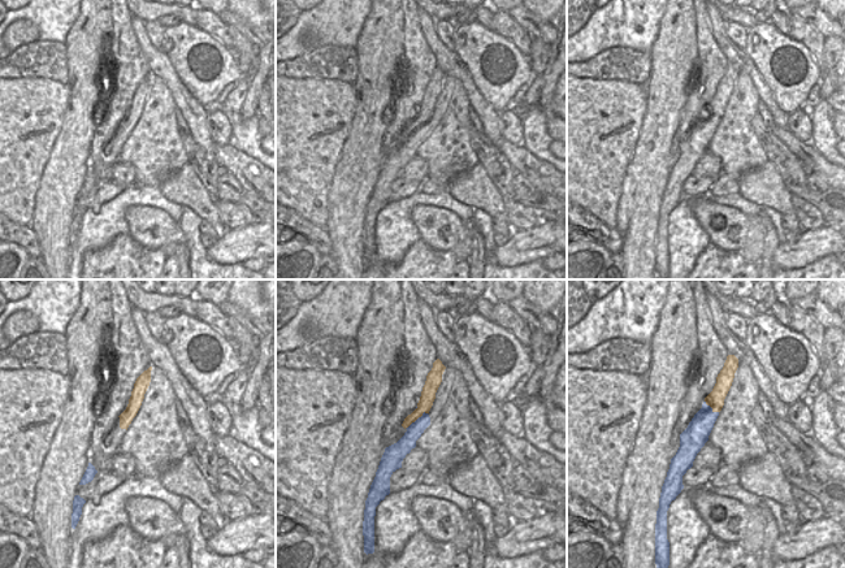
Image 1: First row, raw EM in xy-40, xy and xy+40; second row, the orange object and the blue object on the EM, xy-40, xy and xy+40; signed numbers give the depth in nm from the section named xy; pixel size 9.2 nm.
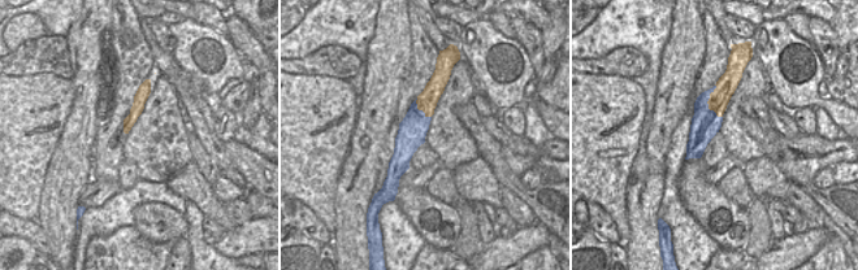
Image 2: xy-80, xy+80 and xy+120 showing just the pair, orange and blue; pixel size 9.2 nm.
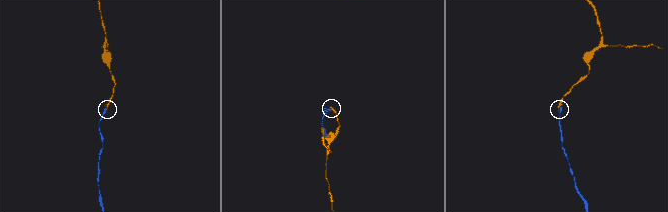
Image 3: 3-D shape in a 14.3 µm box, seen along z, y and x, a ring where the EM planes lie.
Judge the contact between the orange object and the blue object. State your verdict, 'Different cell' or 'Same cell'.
Same cell.

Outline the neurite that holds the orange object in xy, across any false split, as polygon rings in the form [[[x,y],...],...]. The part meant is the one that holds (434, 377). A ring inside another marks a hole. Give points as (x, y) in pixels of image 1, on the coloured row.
[[[439,359],[433,363],[432,370],[426,376],[425,385],[421,391],[416,409],[408,415],[402,426],[407,430],[404,435],[394,445],[385,448],[381,458],[376,477],[370,485],[368,498],[365,500],[363,536],[364,552],[374,552],[374,516],[376,507],[386,495],[390,494],[390,477],[402,468],[402,461],[412,448],[416,447],[416,441],[424,430],[430,425],[429,411],[436,399],[436,393],[442,382],[442,374],[446,367]]]

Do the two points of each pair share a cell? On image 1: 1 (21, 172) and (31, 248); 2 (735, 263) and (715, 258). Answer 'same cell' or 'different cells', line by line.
1: different cells
2: same cell

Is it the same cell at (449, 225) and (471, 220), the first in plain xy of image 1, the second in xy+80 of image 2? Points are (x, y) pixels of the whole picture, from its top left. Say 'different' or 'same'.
different

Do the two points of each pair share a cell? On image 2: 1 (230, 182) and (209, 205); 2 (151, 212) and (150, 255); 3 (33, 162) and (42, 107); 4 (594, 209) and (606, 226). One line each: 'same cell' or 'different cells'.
1: different cells
2: different cells
3: same cell
4: same cell

